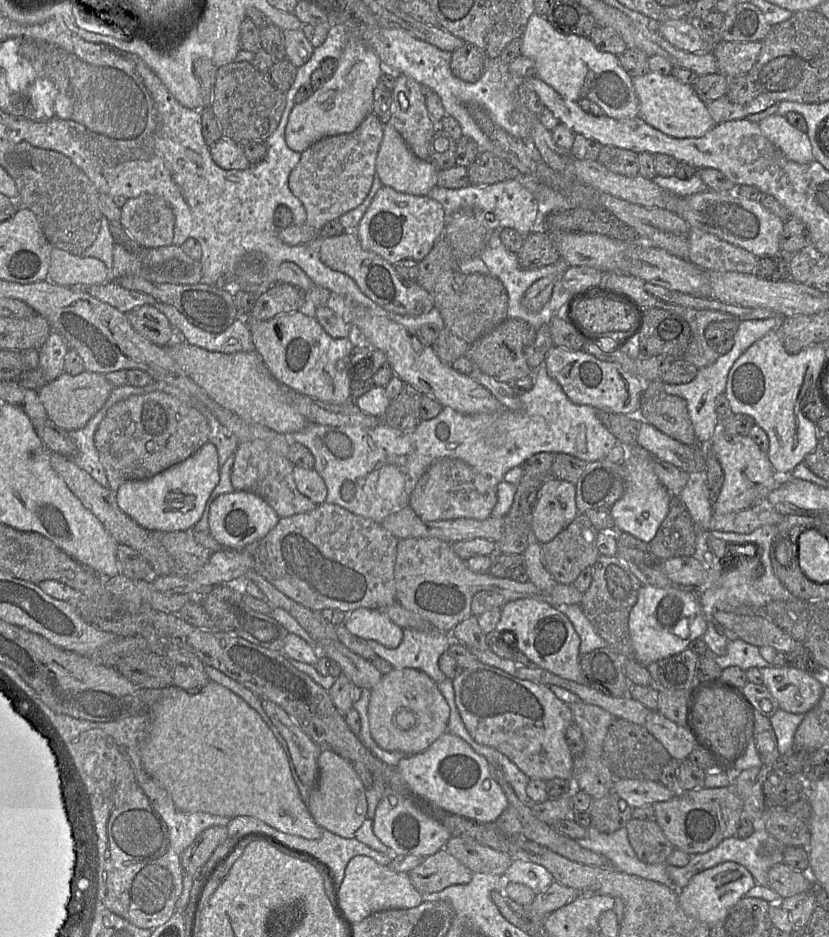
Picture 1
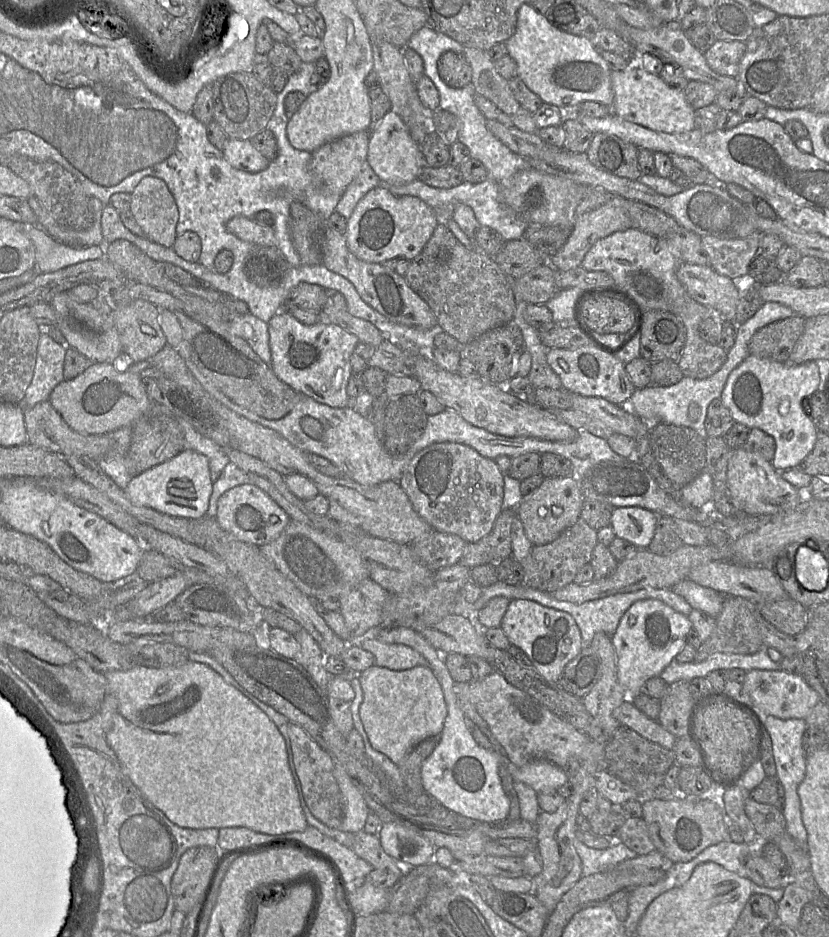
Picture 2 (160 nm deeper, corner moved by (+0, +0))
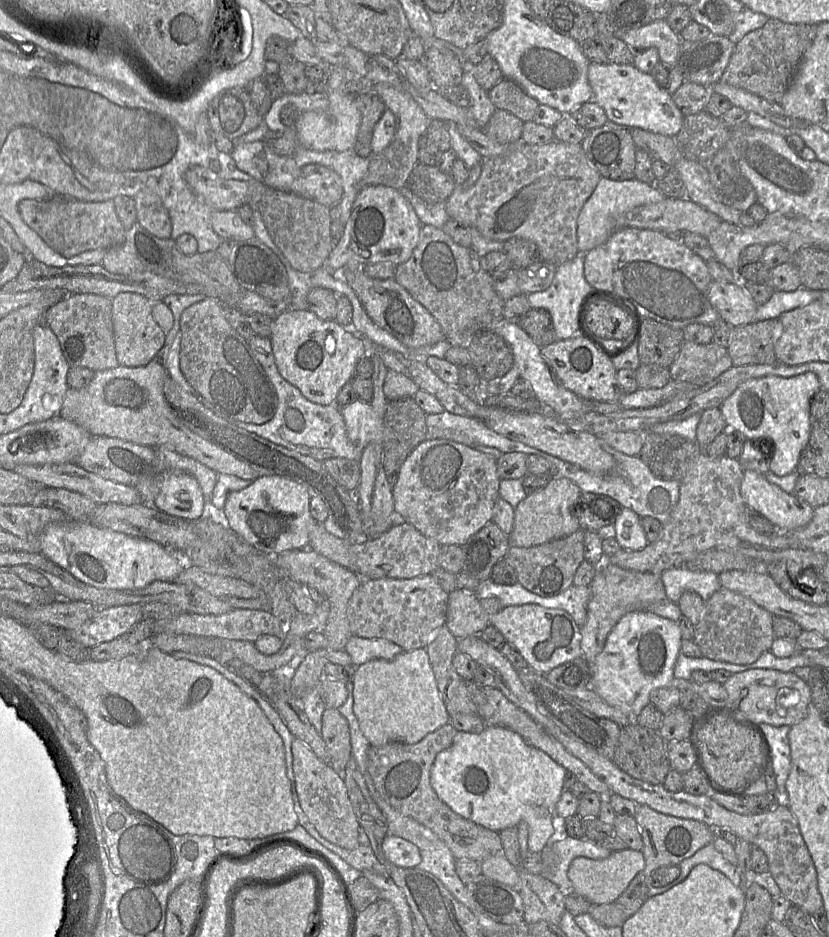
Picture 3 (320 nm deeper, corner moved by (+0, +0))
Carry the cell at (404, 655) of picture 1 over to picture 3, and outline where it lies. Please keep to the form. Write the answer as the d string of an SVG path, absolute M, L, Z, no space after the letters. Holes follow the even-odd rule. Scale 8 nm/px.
M352 636L344 650L350 655L352 665L358 667L374 659L392 660L404 650L396 643L384 638Z

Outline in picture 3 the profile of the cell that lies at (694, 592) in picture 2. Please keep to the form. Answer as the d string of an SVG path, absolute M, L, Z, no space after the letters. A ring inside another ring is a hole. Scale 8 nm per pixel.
M683 566L664 570L661 578L667 599L674 603L688 590L696 592L706 601L722 587L717 573L691 570Z

